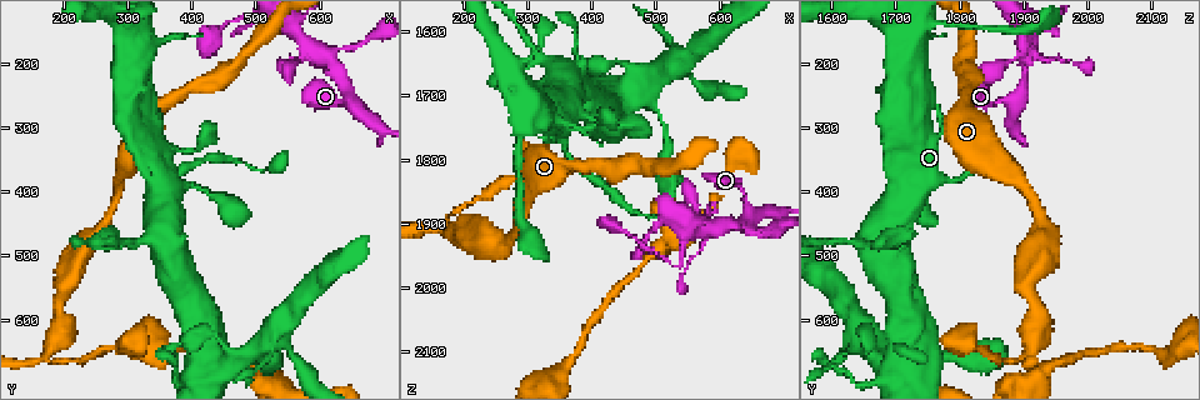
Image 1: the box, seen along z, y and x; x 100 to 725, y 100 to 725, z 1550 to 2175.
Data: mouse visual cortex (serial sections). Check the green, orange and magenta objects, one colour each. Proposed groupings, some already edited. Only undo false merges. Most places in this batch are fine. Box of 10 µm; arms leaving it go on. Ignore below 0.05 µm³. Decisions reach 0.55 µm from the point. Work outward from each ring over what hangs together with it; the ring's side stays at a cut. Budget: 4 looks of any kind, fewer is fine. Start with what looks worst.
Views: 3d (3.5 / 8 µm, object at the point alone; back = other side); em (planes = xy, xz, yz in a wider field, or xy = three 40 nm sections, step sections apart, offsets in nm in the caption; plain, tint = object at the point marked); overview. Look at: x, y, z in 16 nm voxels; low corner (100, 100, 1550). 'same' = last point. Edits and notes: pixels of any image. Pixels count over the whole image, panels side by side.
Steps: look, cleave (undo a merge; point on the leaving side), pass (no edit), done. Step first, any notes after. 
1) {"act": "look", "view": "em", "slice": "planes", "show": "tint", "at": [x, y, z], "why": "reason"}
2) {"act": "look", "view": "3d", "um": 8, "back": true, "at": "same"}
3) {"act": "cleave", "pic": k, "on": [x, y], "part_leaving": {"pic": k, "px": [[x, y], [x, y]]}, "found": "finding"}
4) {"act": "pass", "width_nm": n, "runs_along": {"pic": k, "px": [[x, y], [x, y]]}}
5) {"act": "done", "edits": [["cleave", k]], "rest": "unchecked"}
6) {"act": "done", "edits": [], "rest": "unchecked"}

{"act": "look", "view": "3d", "um": 3.5, "at": [475, 145, 1940], "why": "sharp bend"}

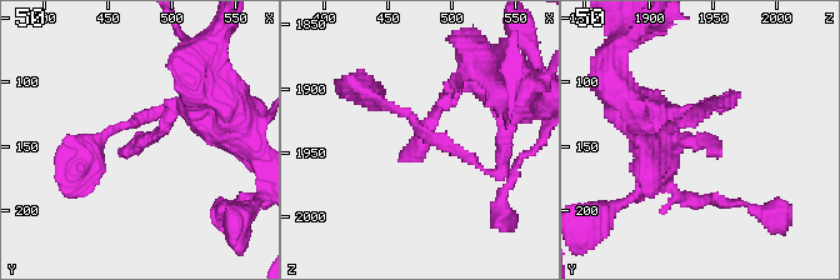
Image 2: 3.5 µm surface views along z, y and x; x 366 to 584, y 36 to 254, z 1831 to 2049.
{"act": "look", "view": "em", "slice": "planes", "show": "tint", "at": [476, 142, 1940], "why": "shape alone is not enough"}

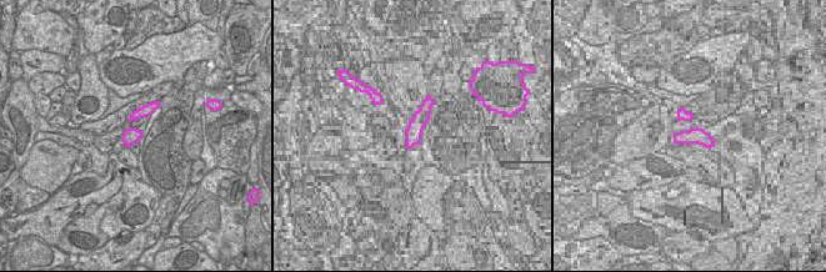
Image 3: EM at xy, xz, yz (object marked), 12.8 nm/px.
{"act": "pass", "found": "continuous, no second cell"}

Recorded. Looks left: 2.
{"act": "look", "view": "3d", "um": 3.5, "at": [190, 570, 1920], "why": "a narrow waist"}

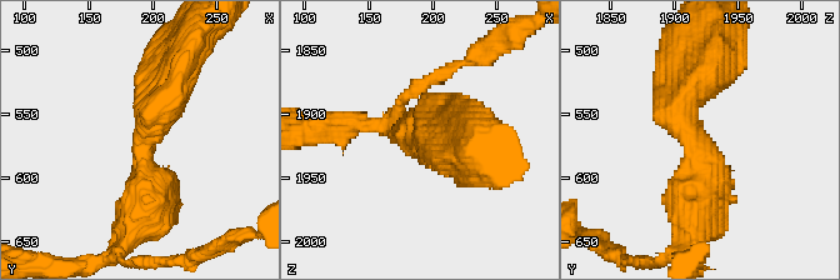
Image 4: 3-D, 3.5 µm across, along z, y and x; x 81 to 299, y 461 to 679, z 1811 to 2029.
{"act": "pass", "runs_along": {"pic": 4, "px": [[169, 78], [134, 228]]}, "found": "all the same cell"}

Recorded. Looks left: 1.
{"act": "done", "edits": [], "rest": "unchecked"}

